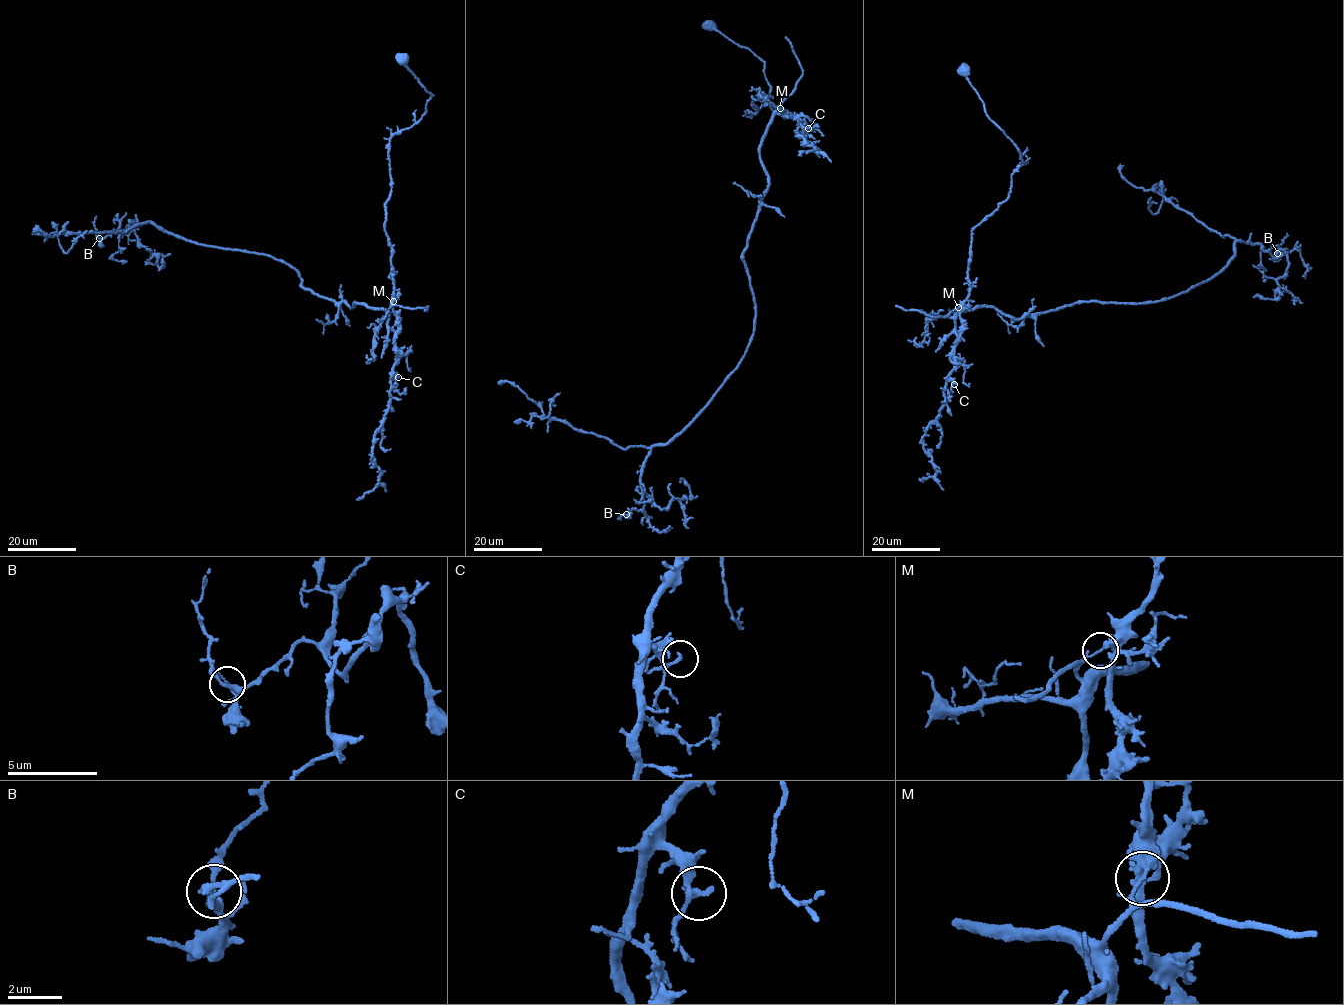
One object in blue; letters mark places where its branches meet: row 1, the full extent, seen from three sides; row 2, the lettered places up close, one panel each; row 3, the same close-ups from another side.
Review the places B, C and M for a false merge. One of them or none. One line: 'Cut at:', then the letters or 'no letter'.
Cut at: M

